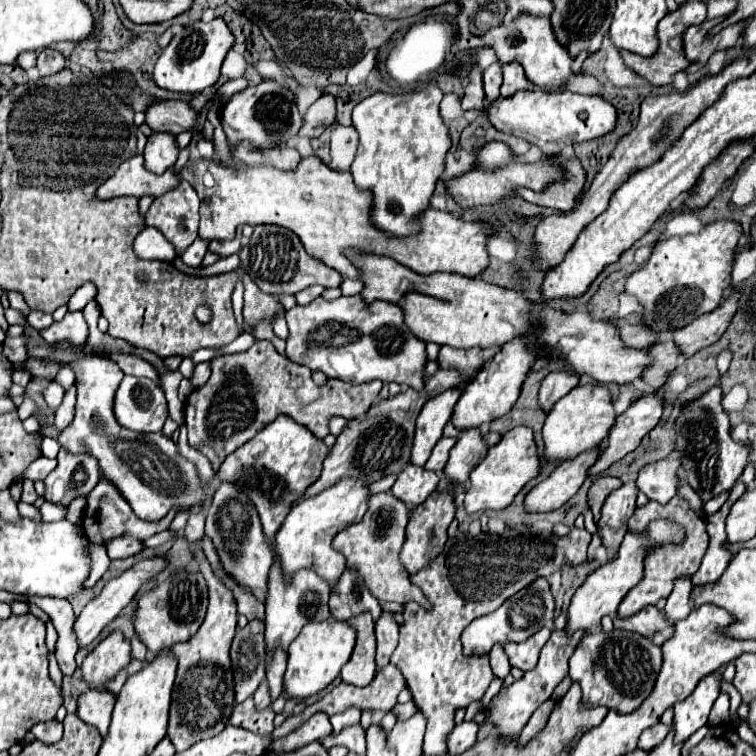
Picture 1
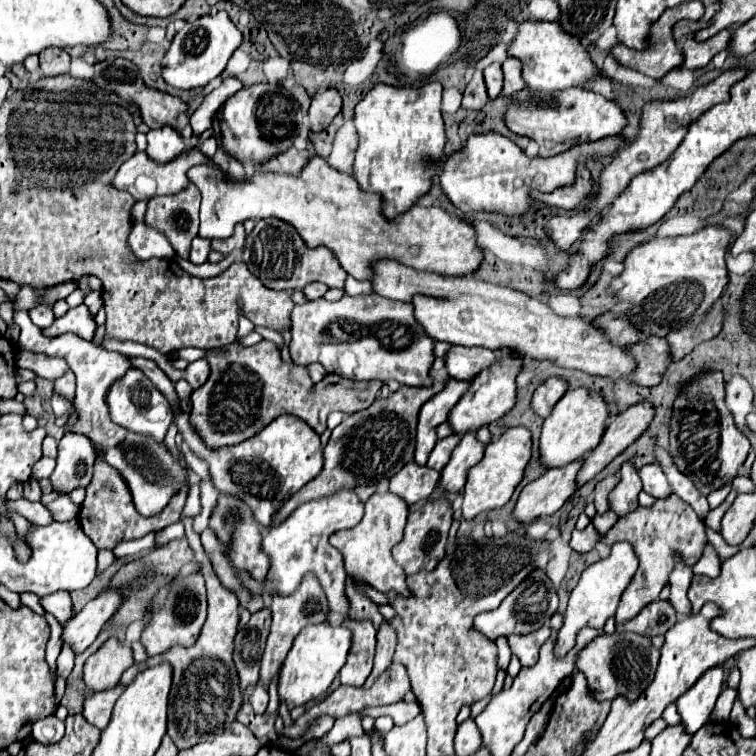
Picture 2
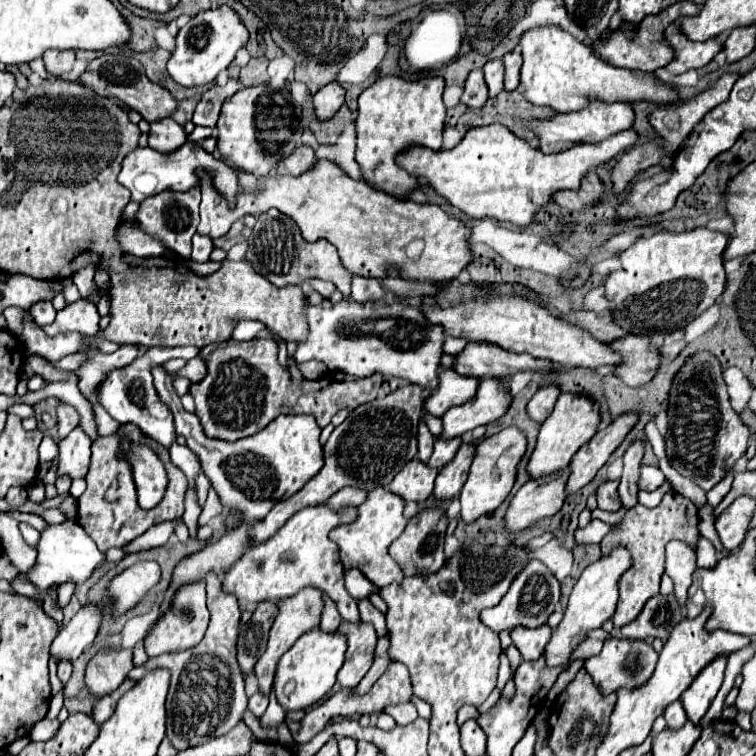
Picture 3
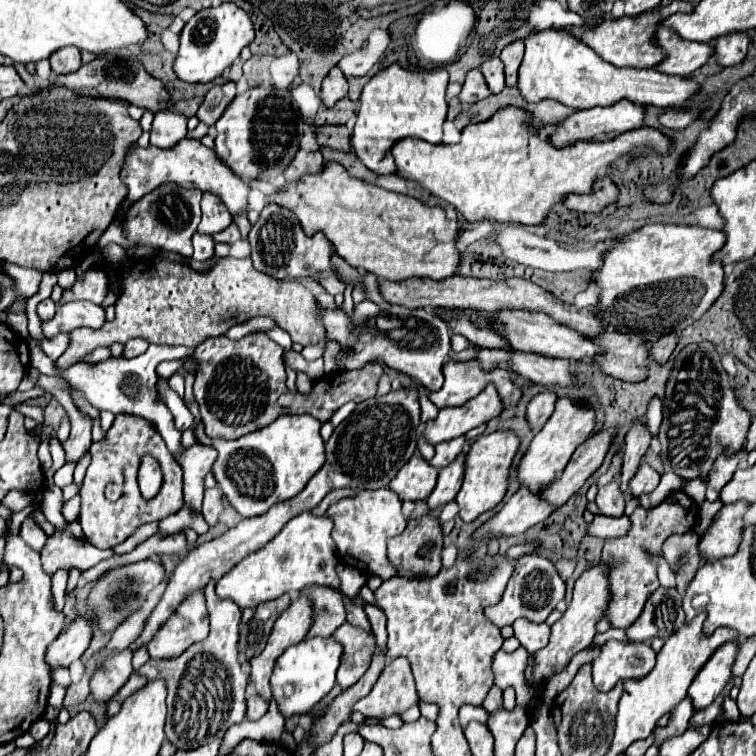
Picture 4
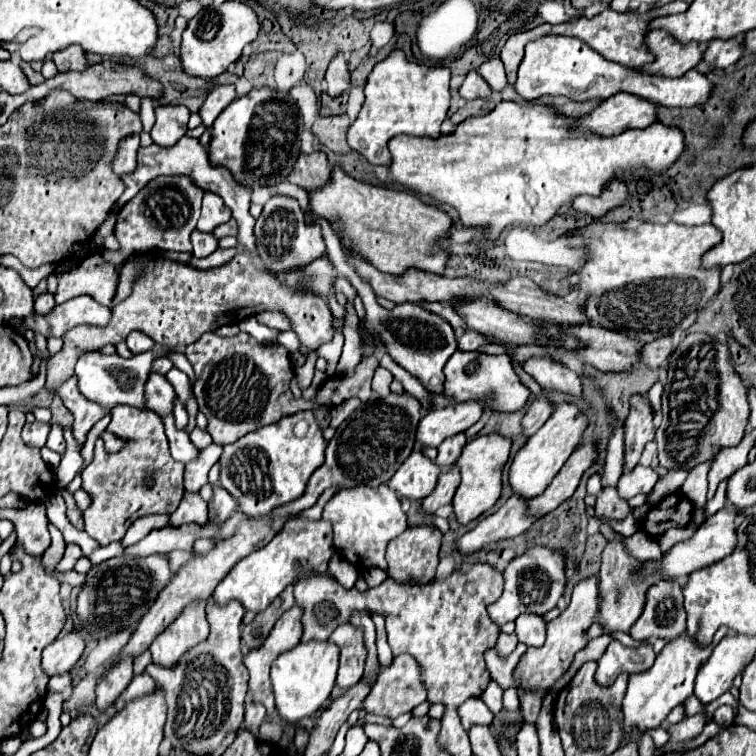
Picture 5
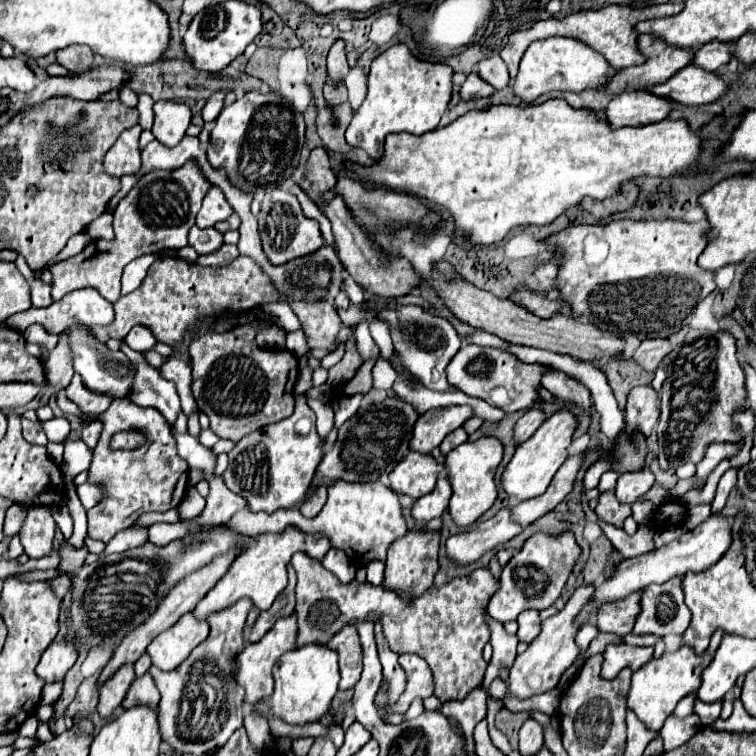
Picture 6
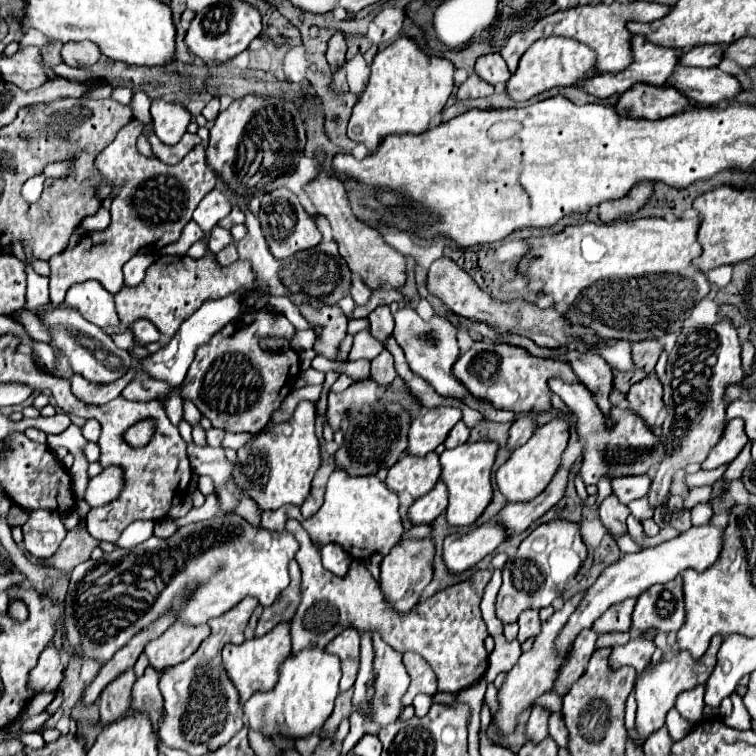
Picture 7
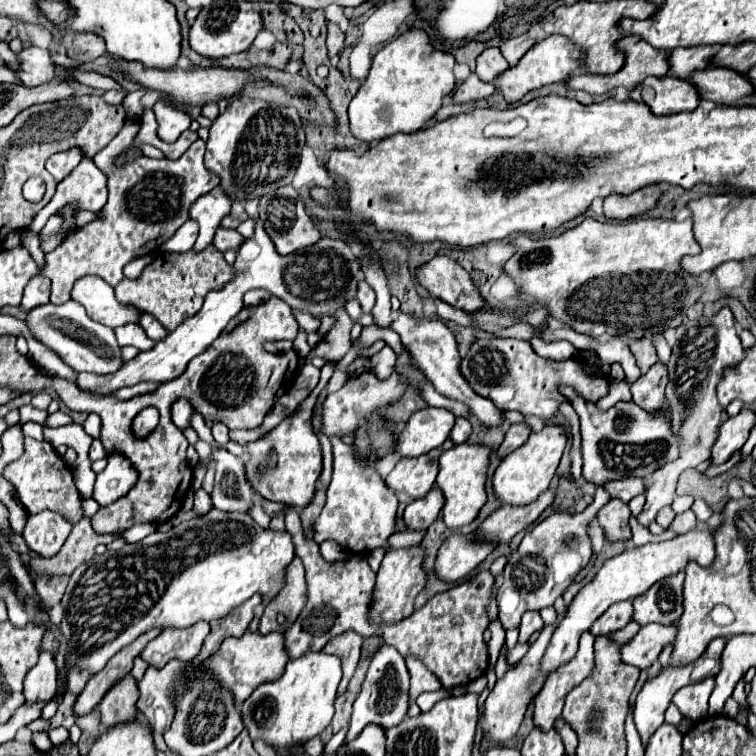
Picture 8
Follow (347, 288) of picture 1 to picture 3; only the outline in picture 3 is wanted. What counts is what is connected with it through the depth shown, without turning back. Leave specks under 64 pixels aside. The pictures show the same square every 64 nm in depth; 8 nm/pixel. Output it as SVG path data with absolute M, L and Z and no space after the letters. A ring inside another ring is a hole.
M352 276L352 298L356 302L366 302L366 300L384 300L386 292L378 284L376 278L360 278Z

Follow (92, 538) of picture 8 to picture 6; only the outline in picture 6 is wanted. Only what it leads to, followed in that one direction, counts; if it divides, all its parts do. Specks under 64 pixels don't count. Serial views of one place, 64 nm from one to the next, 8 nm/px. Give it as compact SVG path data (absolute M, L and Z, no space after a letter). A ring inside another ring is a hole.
M64 542L62 550L60 550L60 558L62 558L60 568L62 568L62 570L78 570L78 568L82 566L82 562L84 562L86 554L88 554L88 552L86 552L86 548L74 550L70 544L66 544L66 542Z

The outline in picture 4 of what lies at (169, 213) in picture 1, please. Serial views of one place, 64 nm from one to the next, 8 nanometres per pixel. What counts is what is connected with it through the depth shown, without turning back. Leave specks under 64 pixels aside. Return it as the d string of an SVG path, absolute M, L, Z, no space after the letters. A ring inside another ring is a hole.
M162 184L154 192L140 198L126 214L126 236L130 242L156 246L162 250L178 252L186 258L192 256L192 234L200 222L200 190L186 190L176 184Z

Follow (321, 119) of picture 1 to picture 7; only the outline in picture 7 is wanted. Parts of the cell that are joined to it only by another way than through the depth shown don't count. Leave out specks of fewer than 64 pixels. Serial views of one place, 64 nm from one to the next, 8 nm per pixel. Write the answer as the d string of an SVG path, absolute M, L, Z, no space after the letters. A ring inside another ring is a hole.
M336 32L330 42L328 42L328 52L326 52L328 64L332 68L340 68L346 64L346 40L342 32Z

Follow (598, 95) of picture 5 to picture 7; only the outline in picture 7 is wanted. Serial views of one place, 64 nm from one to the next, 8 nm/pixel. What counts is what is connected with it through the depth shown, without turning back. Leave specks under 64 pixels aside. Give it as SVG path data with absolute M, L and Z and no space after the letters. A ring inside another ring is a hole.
M542 38L536 40L520 58L520 66L516 74L508 80L506 90L514 102L526 102L550 88L566 88L566 86L578 86L582 80L598 74L596 68L596 54L582 42L576 42L572 38ZM676 66L676 72L666 80L666 86L672 86L684 94L690 104L720 104L722 100L732 100L740 92L740 82L722 72L720 68L684 68Z

